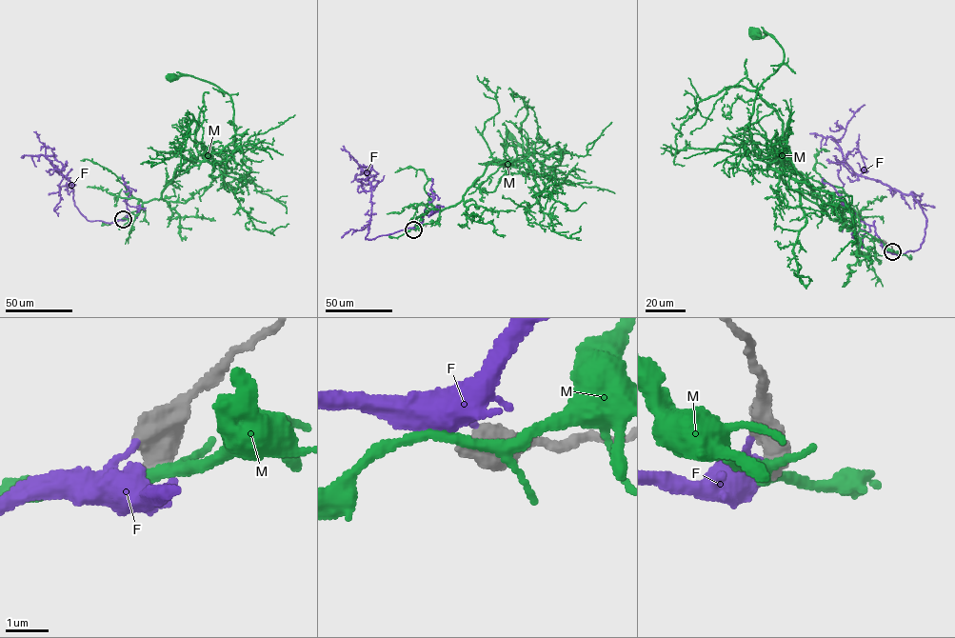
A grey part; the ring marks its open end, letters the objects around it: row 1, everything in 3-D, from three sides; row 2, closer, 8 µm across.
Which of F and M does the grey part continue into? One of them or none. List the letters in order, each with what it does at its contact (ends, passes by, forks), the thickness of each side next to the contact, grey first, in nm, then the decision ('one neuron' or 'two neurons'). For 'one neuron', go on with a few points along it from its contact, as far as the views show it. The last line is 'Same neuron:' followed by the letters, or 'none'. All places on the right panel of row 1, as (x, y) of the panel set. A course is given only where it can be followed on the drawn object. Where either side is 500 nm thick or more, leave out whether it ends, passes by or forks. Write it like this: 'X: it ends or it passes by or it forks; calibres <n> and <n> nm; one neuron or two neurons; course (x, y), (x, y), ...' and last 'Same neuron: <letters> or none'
F: calibres 700 and 140 nm; two neurons
M: calibres 650 and 240 nm; two neurons
Same neuron: none

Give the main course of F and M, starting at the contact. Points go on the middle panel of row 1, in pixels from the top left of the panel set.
F: (413, 229), (366, 239), (371, 205), (371, 186), (368, 176), (373, 175), (365, 181), (357, 179), (364, 183)
M: (414, 229), (457, 204), (490, 163), (561, 152), (561, 163), (541, 164), (511, 134)

